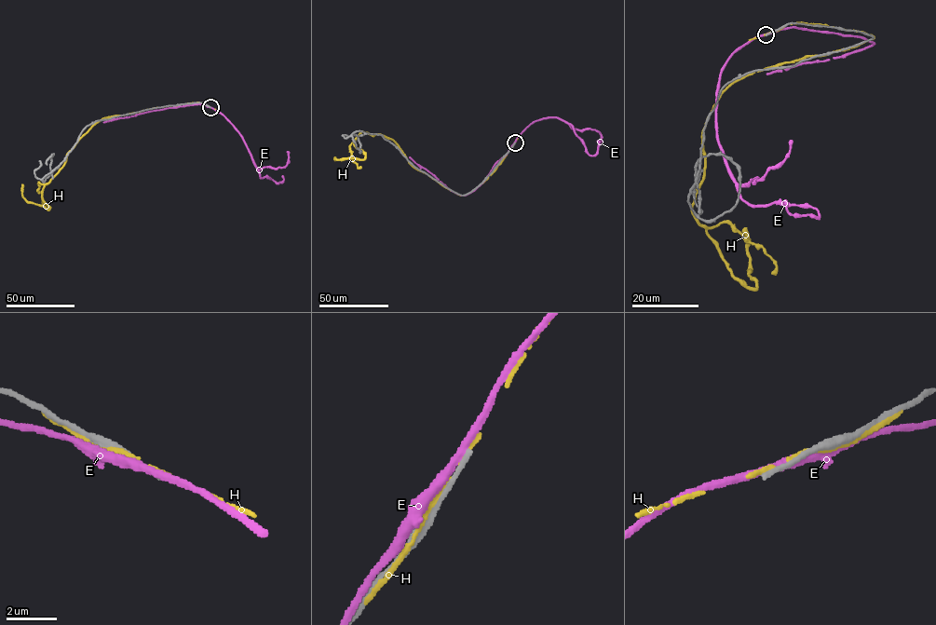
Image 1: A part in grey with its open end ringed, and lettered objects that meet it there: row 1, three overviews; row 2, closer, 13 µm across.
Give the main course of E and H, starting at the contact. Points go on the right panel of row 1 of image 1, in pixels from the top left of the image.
E: (766, 34), (738, 48), (721, 72), (717, 141), (744, 200), (807, 205), (819, 216), (789, 213), (785, 200)
H: (766, 34), (804, 23), (874, 37), (743, 76), (719, 97), (692, 211), (730, 273), (755, 288), (745, 227)

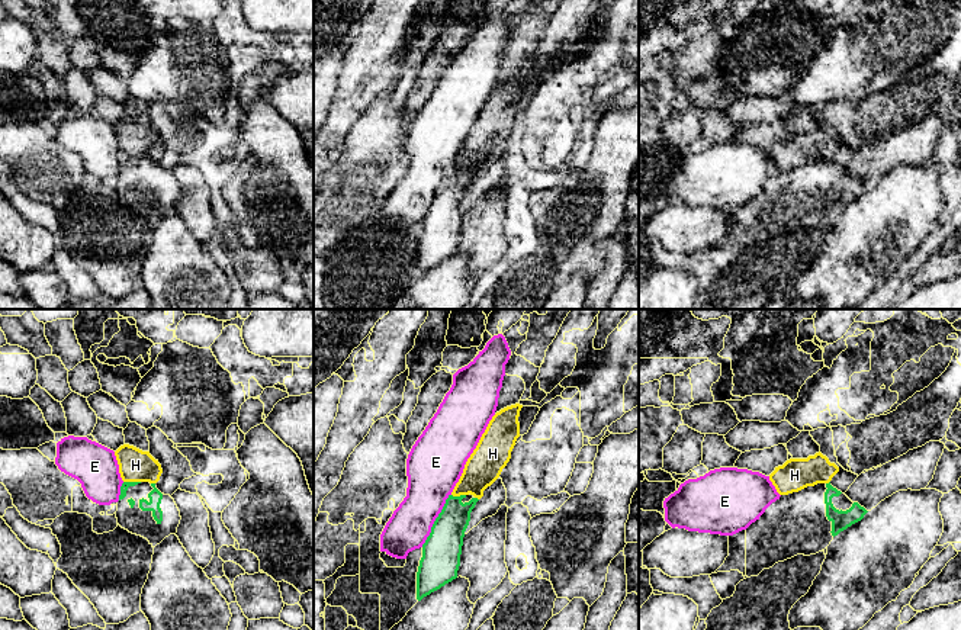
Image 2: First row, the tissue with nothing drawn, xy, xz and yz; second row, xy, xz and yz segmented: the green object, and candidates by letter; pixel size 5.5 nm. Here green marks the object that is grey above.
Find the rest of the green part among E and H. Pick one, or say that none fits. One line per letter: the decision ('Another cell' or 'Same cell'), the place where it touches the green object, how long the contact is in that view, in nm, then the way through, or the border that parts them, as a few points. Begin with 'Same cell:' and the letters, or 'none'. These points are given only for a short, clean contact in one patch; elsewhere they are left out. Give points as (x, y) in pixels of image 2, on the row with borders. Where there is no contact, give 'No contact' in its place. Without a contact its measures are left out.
Same cell: none
E: Another cell. Touches green at xz (436, 520). Shared border 340 nm
H: Another cell. Touches green at xy (132, 482). Shared border 100 nm

